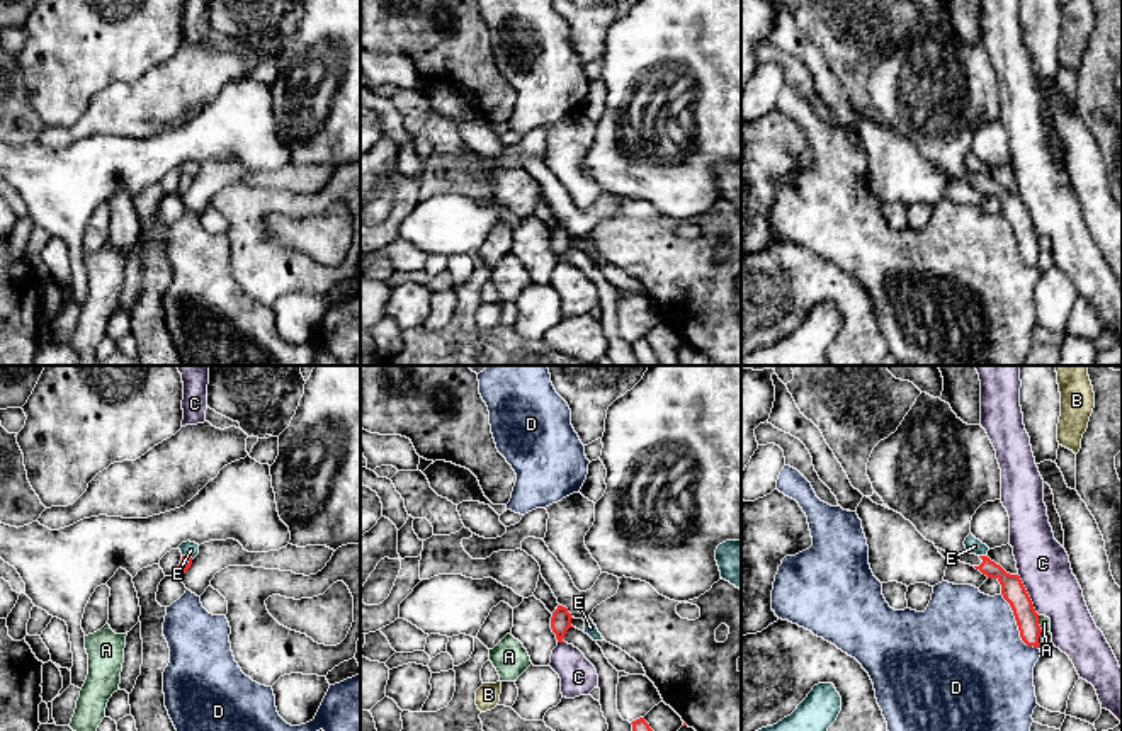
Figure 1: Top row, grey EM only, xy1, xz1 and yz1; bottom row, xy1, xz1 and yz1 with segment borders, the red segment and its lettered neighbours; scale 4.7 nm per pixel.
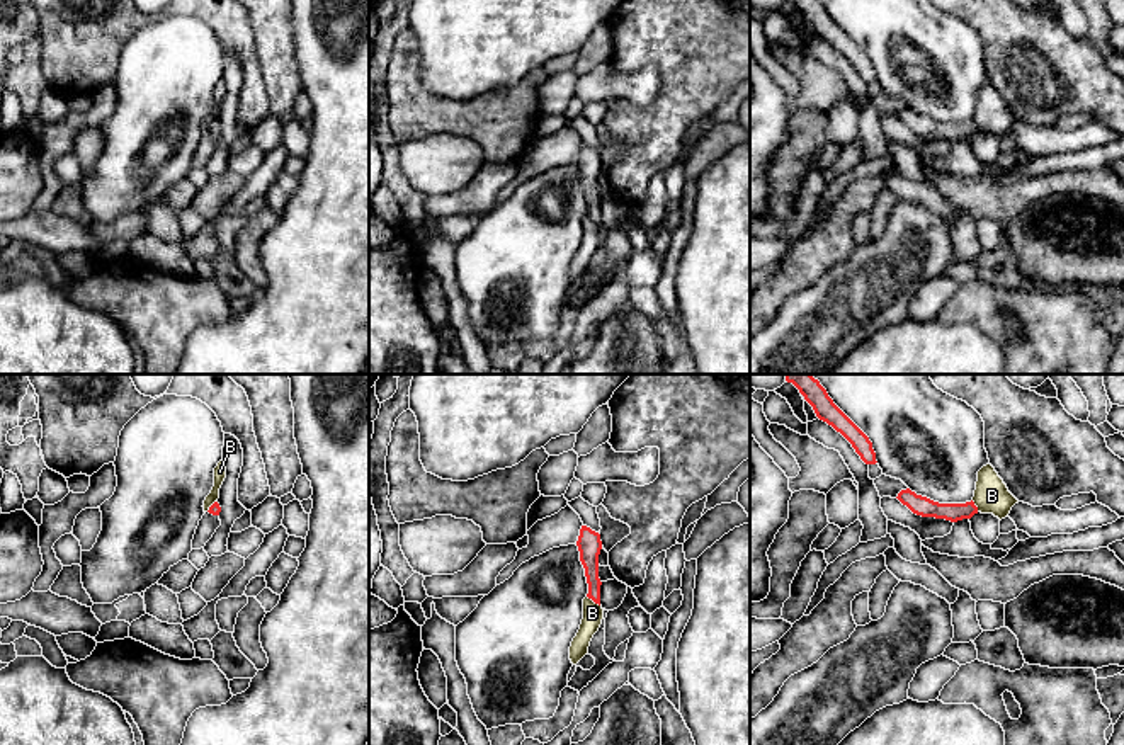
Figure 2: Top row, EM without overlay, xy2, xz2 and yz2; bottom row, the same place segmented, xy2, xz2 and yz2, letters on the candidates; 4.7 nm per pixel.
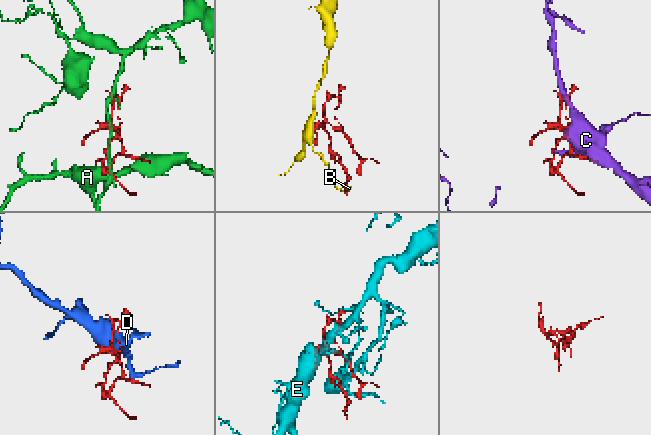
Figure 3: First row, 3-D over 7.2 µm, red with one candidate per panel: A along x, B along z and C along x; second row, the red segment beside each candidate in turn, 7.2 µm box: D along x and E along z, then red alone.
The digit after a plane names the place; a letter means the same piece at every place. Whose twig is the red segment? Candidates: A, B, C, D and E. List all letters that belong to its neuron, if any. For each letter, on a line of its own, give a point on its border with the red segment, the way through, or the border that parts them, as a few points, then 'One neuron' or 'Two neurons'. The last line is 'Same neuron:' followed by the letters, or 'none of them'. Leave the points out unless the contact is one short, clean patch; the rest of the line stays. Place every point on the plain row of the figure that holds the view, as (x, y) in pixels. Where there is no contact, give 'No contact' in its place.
A: Touches red at yz1 (1037, 242). Two neurons
B: Touches red at xz2 (594, 220). Boundary: xz2 (587, 215), (599, 225). Two neurons
C: Touches red at yz1 (1027, 215). Two neurons
D: Touches red at yz1 (1017, 243). Two neurons
E: Touches red at yz1 (983, 175). Two neurons
Same neuron: none of them

